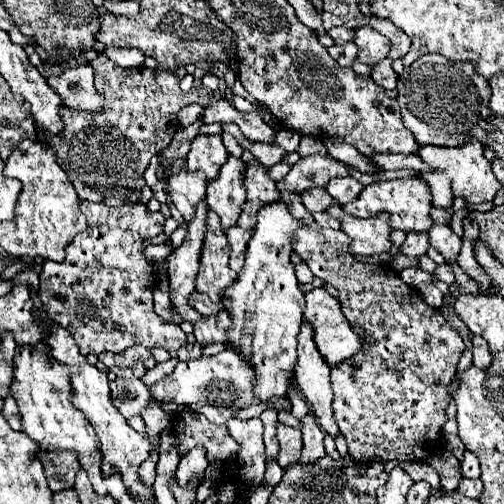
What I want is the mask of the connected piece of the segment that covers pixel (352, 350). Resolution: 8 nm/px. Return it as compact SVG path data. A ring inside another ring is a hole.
M317 287L317 289L313 289L313 291L309 291L305 295L305 303L307 303L307 307L305 307L305 323L309 323L313 327L315 345L317 345L319 353L323 355L323 359L329 365L343 363L345 359L353 357L361 349L361 337L355 331L351 331L351 325L343 317L339 301L333 295L329 295L323 287Z

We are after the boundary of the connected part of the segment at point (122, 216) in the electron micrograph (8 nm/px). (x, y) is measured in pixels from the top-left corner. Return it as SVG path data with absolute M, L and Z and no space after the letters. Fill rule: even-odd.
M85 201L81 203L81 211L87 217L87 229L81 231L67 245L65 261L55 263L47 259L39 275L41 287L37 295L49 317L71 333L83 355L89 353L99 355L103 351L121 353L133 345L141 345L147 349L161 347L167 351L177 351L179 347L183 347L187 343L187 335L181 331L181 327L163 321L153 311L155 275L151 271L151 263L143 255L143 249L147 247L143 241L157 237L163 231L165 217L161 213L149 213L147 207L139 203L127 203L123 207L107 207L103 203Z

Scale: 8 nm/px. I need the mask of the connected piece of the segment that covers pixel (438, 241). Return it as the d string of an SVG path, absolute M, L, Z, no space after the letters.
M433 225L427 233L429 233L431 247L441 251L441 255L445 257L445 263L457 261L463 241L459 235L455 235L455 231L449 225Z

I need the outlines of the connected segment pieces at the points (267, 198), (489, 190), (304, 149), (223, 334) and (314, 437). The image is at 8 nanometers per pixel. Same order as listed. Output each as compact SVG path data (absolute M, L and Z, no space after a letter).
M259 161L249 163L245 187L247 187L247 201L243 205L243 211L239 215L237 225L241 229L251 231L257 223L257 211L265 205L279 201L279 191L275 187L275 181L267 177L267 167L259 165Z
M469 141L459 147L431 147L423 145L419 147L419 155L425 163L429 163L433 169L443 169L451 177L453 195L463 197L467 203L483 203L493 201L495 193L501 189L501 183L491 171L491 163L483 155L483 145L479 141Z
M302 136L300 145L296 150L301 156L307 156L312 154L321 154L321 155L329 155L325 146L323 145L323 141L321 139L317 139L311 136Z
M219 311L219 315L203 317L197 323L193 323L193 335L201 347L221 341L227 343L227 327L231 325L231 319L227 311Z
M307 415L305 419L301 419L301 423L303 423L303 429L301 429L301 433L303 433L303 453L301 453L299 463L301 465L311 465L325 455L323 431L319 429L313 415Z

